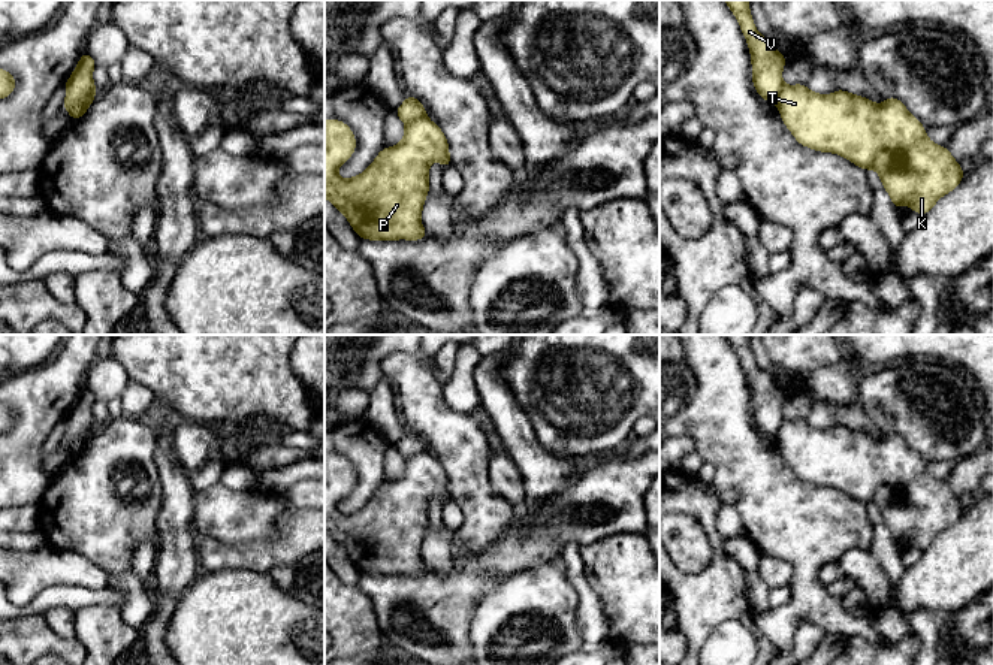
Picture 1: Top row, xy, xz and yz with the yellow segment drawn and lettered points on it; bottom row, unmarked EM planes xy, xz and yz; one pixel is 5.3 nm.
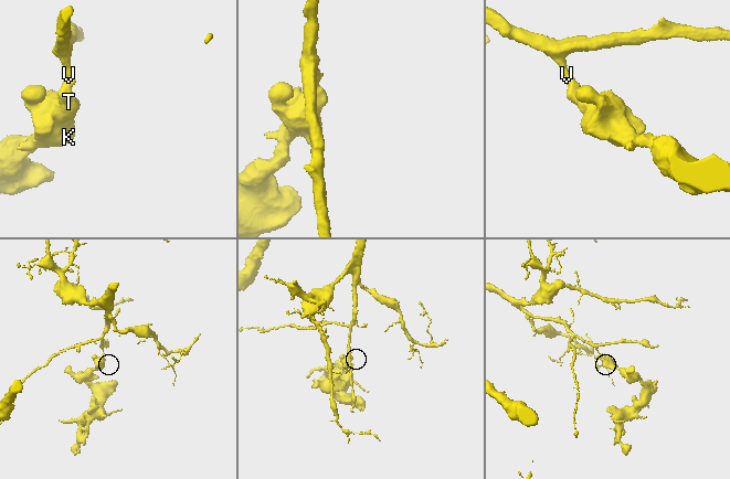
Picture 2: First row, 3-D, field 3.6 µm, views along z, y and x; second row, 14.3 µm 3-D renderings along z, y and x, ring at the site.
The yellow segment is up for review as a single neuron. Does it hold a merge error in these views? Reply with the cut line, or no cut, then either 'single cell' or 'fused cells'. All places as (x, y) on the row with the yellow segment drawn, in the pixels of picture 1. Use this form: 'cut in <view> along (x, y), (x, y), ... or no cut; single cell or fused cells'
cut in xy along (94, 93), (90, 93), (68, 109); fused cells

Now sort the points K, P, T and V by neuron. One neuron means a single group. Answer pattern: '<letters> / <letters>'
K P T / V

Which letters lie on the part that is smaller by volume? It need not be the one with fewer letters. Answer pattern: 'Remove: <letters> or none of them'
Remove: K, P, T

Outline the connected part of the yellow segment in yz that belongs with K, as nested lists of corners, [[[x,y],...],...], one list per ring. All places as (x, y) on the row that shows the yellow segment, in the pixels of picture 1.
[[[796,84],[782,87],[776,105],[800,145],[876,170],[894,208],[909,205],[924,215],[965,176],[948,148],[933,143],[896,97],[876,105],[839,88],[824,96]]]

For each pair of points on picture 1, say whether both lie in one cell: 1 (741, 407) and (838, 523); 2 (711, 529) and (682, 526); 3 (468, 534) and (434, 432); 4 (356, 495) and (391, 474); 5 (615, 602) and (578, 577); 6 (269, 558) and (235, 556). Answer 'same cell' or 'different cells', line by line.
1: same cell
2: different cells
3: same cell
4: different cells
5: different cells
6: same cell

